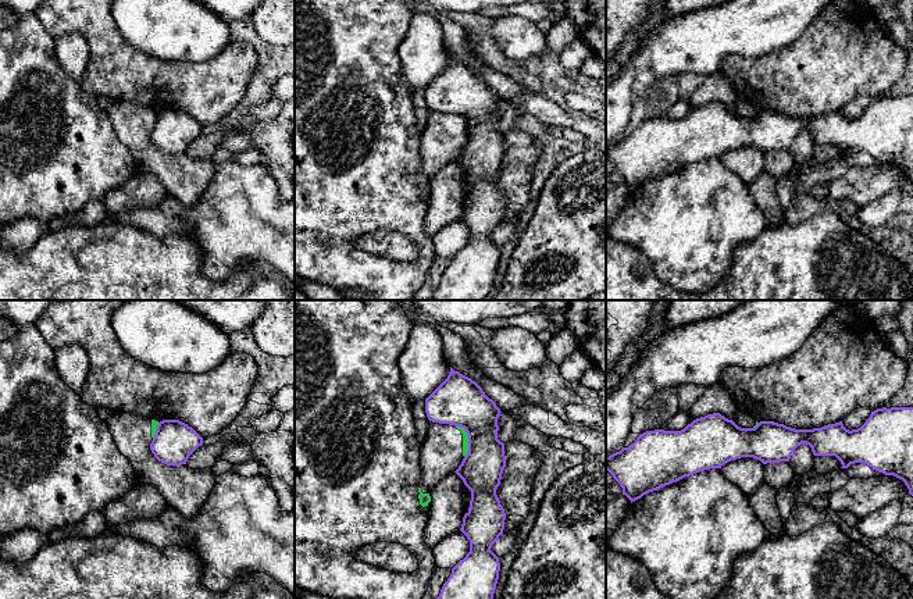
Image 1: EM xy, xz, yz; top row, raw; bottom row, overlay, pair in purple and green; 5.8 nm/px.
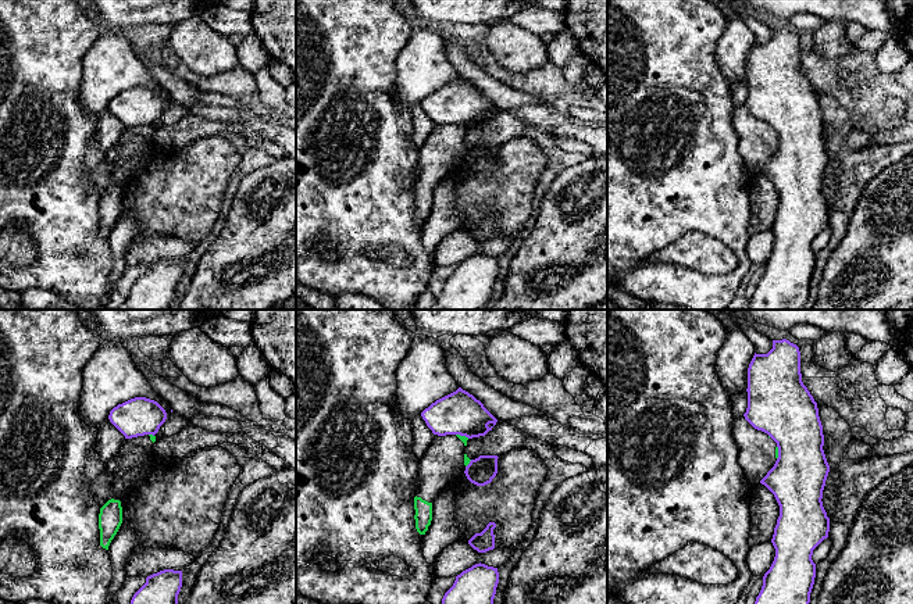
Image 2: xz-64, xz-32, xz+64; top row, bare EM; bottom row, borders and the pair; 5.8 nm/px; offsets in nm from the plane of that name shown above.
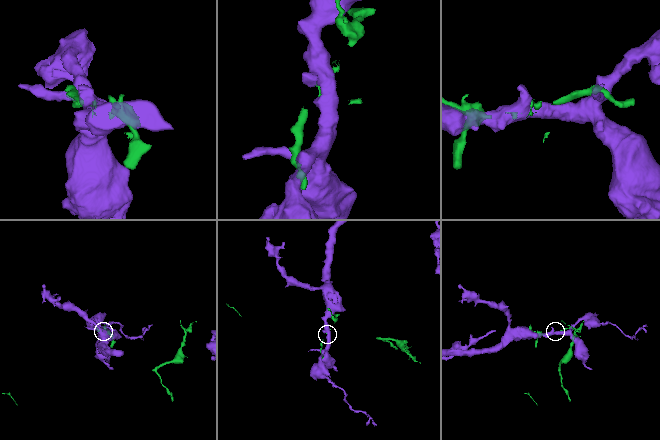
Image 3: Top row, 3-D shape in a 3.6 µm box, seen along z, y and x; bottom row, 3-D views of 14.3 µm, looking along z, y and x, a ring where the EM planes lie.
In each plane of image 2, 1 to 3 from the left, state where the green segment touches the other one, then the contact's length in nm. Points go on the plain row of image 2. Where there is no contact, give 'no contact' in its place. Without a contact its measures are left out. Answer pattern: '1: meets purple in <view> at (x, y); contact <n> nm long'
1: meets purple in xz-64 at (152, 122); contact 40 nm long
2: meets purple in xz-32 at (463, 124); contact 80 nm long
3: meets purple in xz+64 at (778, 142); contact 80 nm long

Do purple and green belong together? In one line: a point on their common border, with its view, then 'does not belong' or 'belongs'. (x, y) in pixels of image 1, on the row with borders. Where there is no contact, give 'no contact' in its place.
meets purple in xz at (469, 439); does not belong

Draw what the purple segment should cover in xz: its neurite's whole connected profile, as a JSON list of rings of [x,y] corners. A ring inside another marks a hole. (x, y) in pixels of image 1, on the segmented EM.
[[[450,367],[447,378],[425,399],[429,421],[461,427],[468,435],[468,453],[454,471],[471,491],[468,511],[460,531],[470,541],[470,552],[453,568],[436,599],[493,599],[499,580],[499,557],[491,550],[503,535],[506,513],[496,495],[506,467],[504,443],[497,439],[500,409],[471,378]]]

